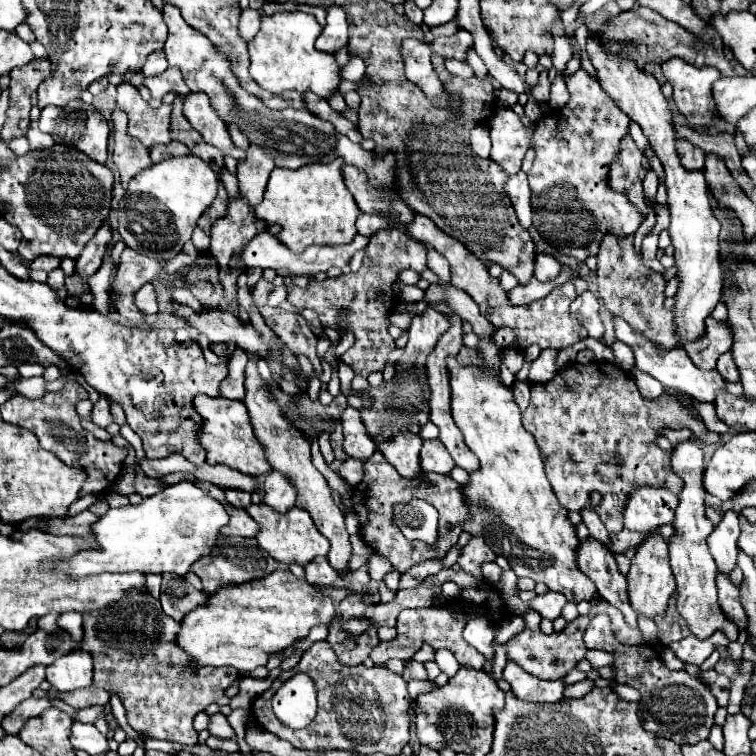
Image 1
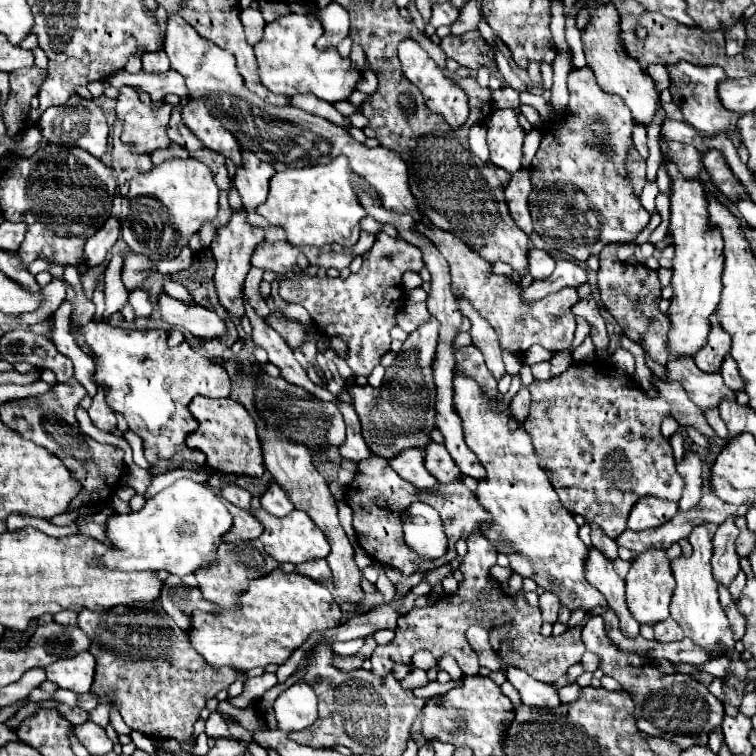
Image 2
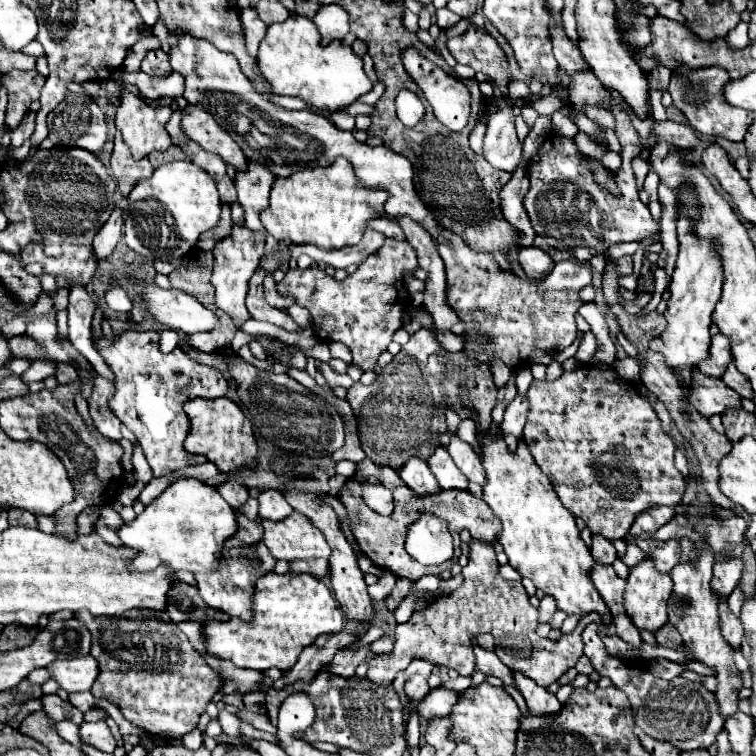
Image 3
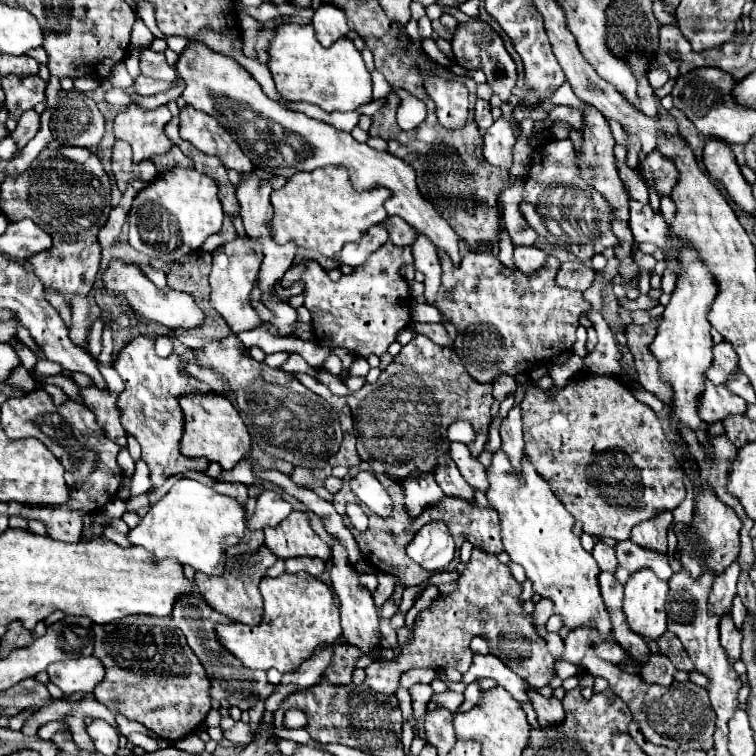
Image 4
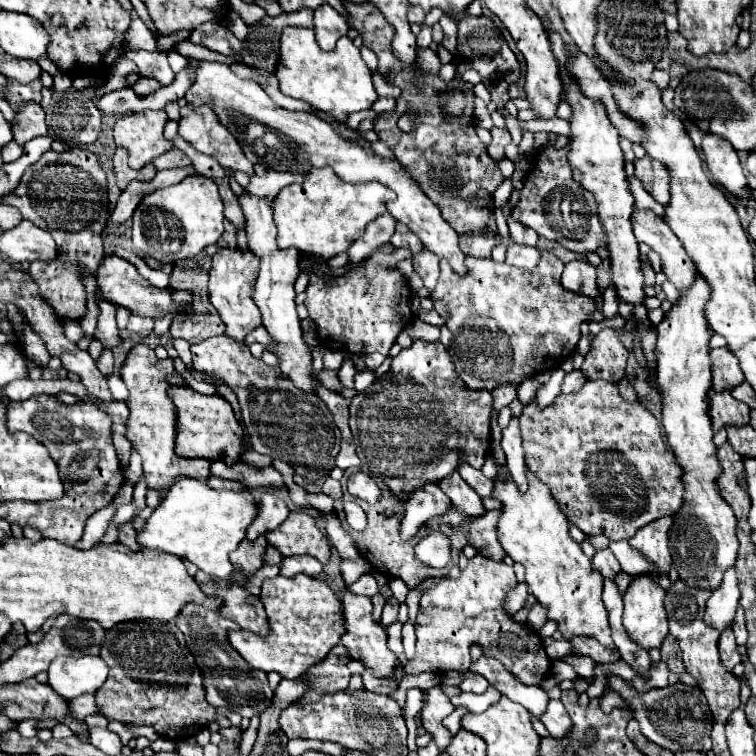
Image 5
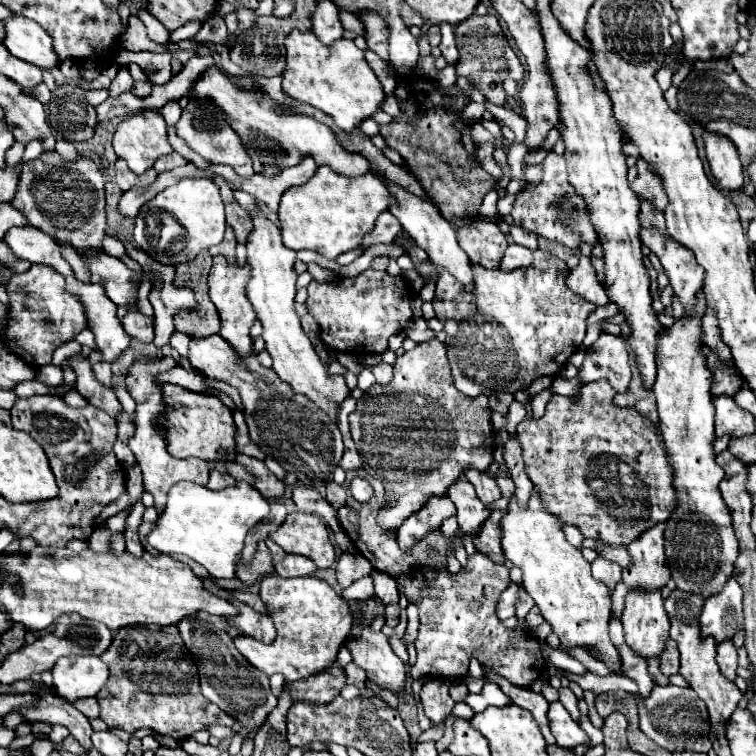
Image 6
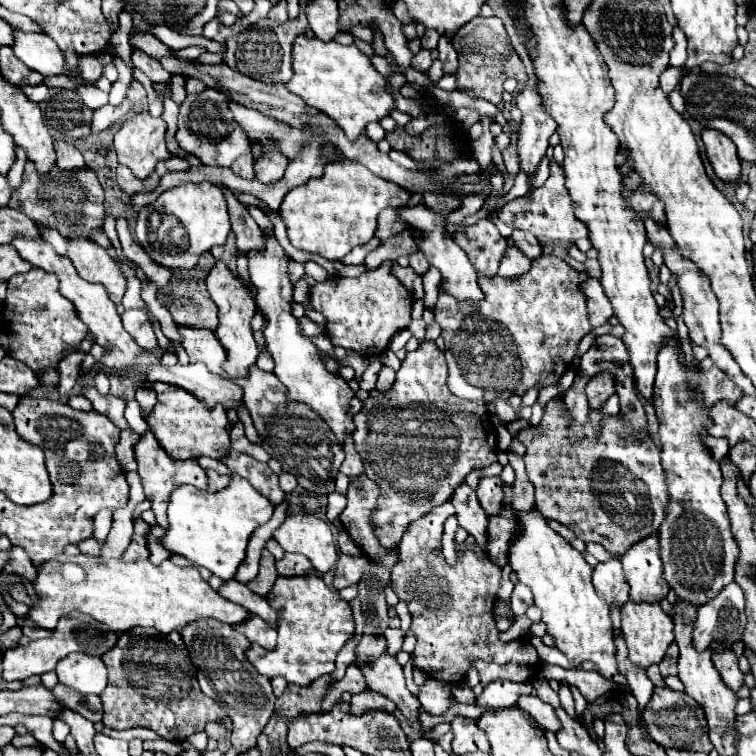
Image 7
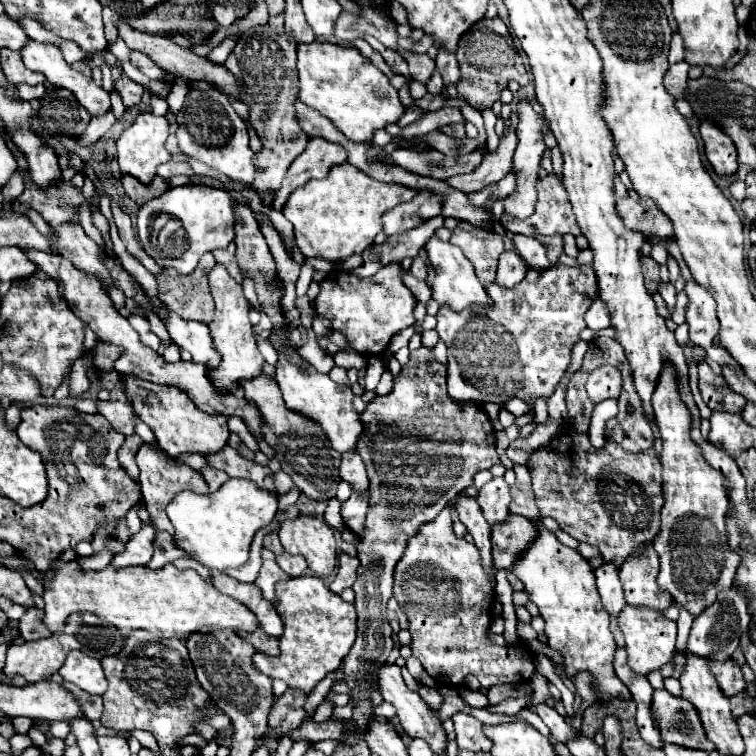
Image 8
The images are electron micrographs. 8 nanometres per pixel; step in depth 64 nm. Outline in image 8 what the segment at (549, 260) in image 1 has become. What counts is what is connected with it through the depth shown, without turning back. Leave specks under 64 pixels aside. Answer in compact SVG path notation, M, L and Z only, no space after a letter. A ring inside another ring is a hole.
M506 250L502 252L500 256L500 262L498 262L496 279L500 286L506 286L506 288L512 288L516 286L524 276L526 276L526 262L518 256L516 250Z

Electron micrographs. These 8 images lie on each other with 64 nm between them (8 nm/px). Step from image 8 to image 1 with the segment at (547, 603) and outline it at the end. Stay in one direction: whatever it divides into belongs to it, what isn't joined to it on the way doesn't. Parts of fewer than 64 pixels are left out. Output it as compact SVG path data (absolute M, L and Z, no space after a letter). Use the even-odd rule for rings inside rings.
M448 356L446 366L450 372L452 418L462 430L466 446L480 460L480 468L470 472L470 482L462 486L468 508L468 520L462 522L462 530L484 538L494 554L508 558L516 576L544 582L550 590L562 592L570 602L590 600L596 588L576 568L574 548L578 538L574 526L568 522L568 510L560 506L548 484L540 446L520 422L512 388L486 364L462 366L456 356Z

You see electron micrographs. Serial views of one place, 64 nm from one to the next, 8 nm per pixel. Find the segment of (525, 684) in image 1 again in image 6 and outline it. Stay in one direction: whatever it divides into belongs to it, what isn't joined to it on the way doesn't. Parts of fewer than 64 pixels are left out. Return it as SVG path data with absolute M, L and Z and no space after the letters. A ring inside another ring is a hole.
M552 702L548 710L548 726L556 738L558 746L576 748L578 744L586 744L588 736L584 730L570 718L568 710L560 702Z

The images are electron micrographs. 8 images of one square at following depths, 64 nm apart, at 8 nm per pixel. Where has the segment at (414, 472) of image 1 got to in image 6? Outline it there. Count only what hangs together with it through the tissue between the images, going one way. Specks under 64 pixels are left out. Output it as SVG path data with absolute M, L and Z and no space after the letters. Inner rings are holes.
M430 496L424 502L424 508L410 514L404 524L398 528L398 544L400 548L408 550L414 546L422 536L426 536L430 530L440 528L442 520L448 516L454 516L456 508L448 496Z

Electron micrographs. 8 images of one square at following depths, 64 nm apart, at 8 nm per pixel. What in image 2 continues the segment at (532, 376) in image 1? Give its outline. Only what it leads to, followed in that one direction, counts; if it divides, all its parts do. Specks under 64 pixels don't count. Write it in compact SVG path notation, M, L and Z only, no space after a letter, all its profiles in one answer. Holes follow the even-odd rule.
M548 360L546 362L538 362L538 364L532 366L532 374L534 374L536 380L550 380L552 378L550 368L552 368L552 364Z

